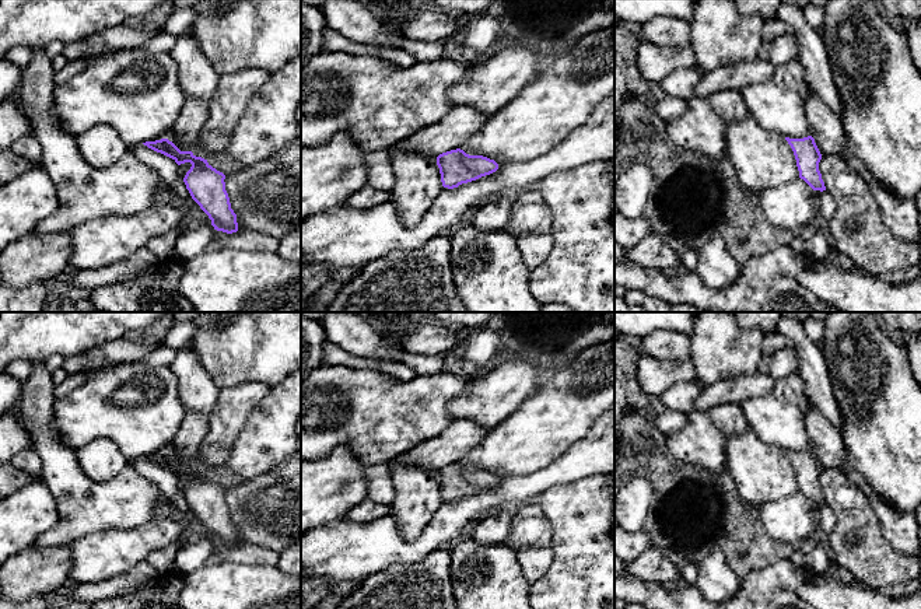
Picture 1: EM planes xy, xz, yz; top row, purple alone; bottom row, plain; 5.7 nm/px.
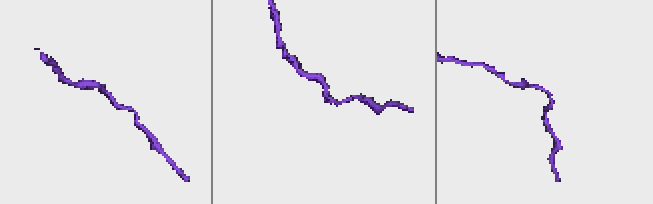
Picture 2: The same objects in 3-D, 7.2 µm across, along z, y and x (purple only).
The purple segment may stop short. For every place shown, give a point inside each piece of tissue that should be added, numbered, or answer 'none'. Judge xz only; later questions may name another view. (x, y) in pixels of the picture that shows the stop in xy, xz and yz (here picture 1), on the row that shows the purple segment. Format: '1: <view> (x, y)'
none

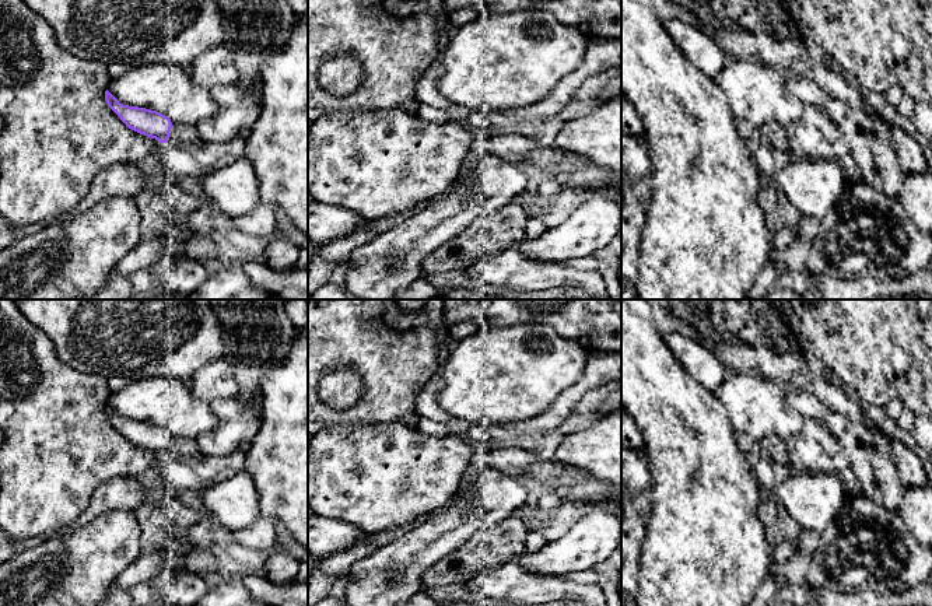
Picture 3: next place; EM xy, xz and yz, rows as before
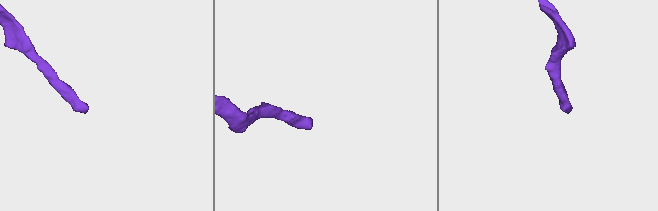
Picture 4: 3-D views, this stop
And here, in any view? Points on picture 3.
1: xy (179, 133)

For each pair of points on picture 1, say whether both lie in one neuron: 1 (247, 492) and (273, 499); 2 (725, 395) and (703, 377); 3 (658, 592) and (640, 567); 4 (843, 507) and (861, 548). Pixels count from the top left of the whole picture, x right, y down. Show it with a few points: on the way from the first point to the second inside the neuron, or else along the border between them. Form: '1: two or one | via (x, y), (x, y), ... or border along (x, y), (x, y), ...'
1: one | via (254, 499), (266, 499)
2: two | border along (743, 375), (718, 380), (703, 387)
3: two | border along (631, 576), (662, 584)
4: one | via (853, 517), (857, 525), (857, 538)

